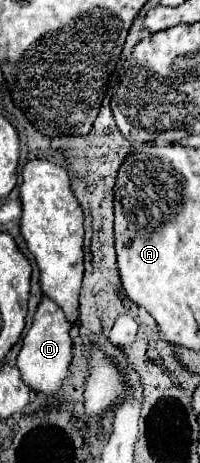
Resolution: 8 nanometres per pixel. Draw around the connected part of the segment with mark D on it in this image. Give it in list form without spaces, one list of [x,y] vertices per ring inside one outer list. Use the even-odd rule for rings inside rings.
[[[44,296],[38,304],[32,328],[24,336],[24,342],[18,354],[18,368],[22,372],[22,378],[32,390],[42,394],[56,394],[60,390],[60,384],[68,376],[68,366],[72,362],[74,342],[72,342],[70,330],[72,330],[72,324],[58,308],[58,304]]]

